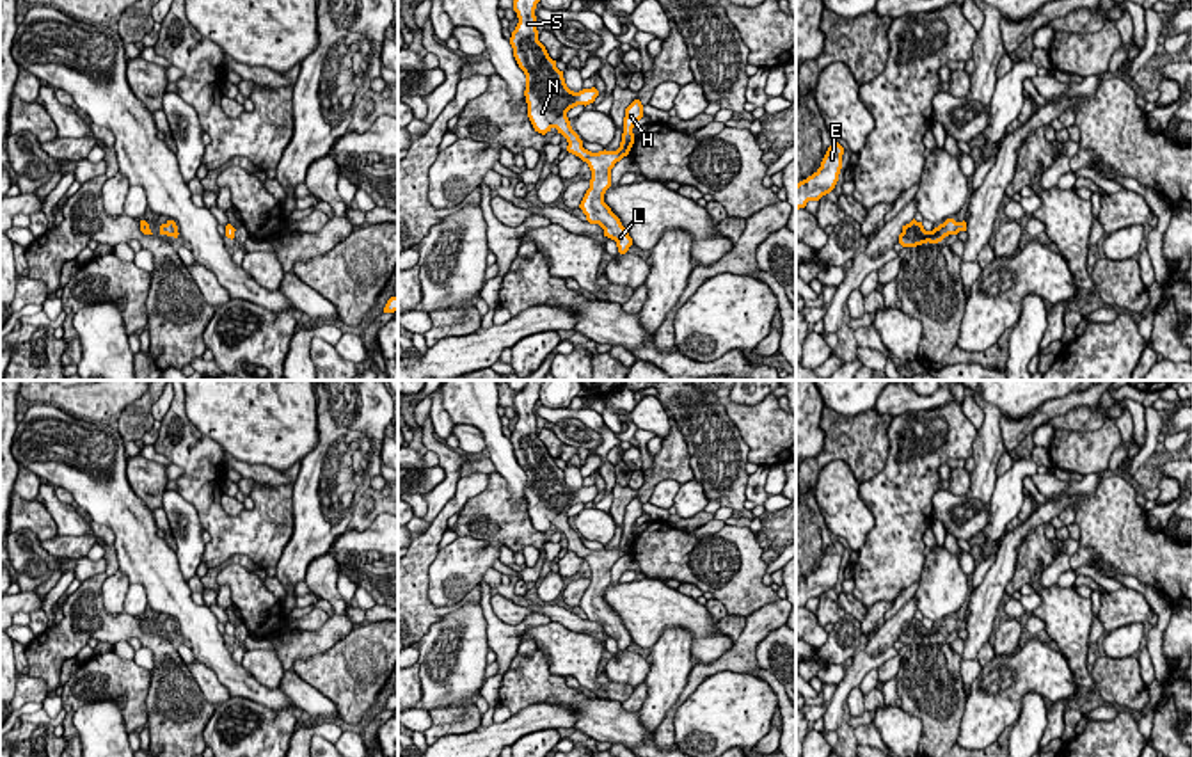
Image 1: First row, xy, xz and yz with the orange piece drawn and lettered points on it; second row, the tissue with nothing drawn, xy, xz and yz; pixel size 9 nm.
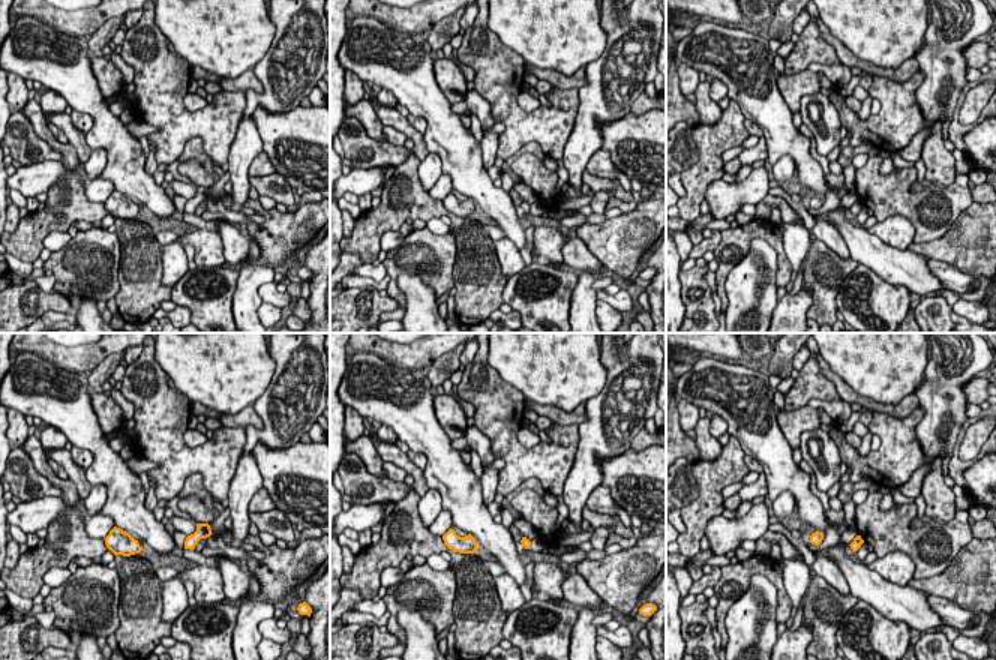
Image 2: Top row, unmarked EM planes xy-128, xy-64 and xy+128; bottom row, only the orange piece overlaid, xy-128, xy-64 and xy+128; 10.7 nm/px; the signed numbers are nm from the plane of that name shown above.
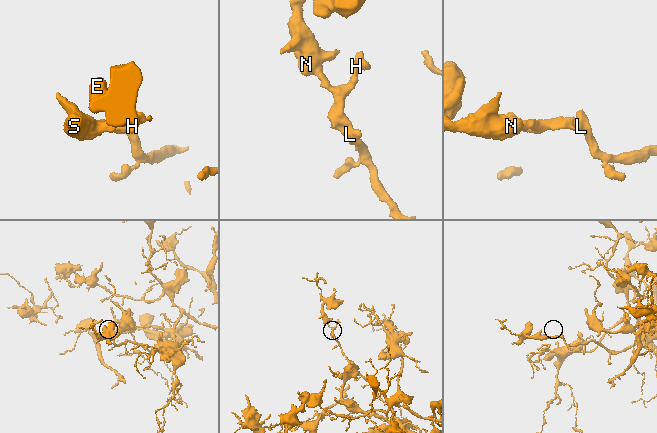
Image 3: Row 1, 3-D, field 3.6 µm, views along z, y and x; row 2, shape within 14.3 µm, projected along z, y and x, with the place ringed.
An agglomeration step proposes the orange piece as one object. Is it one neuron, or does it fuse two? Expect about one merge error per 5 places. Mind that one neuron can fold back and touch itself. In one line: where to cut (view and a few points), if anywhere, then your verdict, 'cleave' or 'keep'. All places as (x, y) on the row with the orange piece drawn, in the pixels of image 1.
no cut; keep

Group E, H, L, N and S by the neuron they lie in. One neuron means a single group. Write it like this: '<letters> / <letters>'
E H L N S

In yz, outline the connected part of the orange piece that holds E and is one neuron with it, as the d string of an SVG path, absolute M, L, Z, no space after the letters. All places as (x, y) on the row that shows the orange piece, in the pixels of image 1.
M838 142L830 146L821 167L796 185L796 210L805 208L808 201L819 201L835 188L842 169L842 155L844 147Z

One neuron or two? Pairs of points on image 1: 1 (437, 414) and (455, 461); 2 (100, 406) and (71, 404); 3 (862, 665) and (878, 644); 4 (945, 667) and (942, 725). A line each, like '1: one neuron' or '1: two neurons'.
1: two neurons
2: one neuron
3: one neuron
4: one neuron

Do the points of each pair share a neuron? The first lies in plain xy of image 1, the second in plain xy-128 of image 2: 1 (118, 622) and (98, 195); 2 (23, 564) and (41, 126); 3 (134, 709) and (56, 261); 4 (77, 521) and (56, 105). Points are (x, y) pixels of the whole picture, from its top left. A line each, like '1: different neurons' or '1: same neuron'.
1: different neurons
2: different neurons
3: same neuron
4: different neurons

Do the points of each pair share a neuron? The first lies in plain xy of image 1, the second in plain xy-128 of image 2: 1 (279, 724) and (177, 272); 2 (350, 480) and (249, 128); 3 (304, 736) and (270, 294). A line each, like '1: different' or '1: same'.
1: different
2: same
3: different

